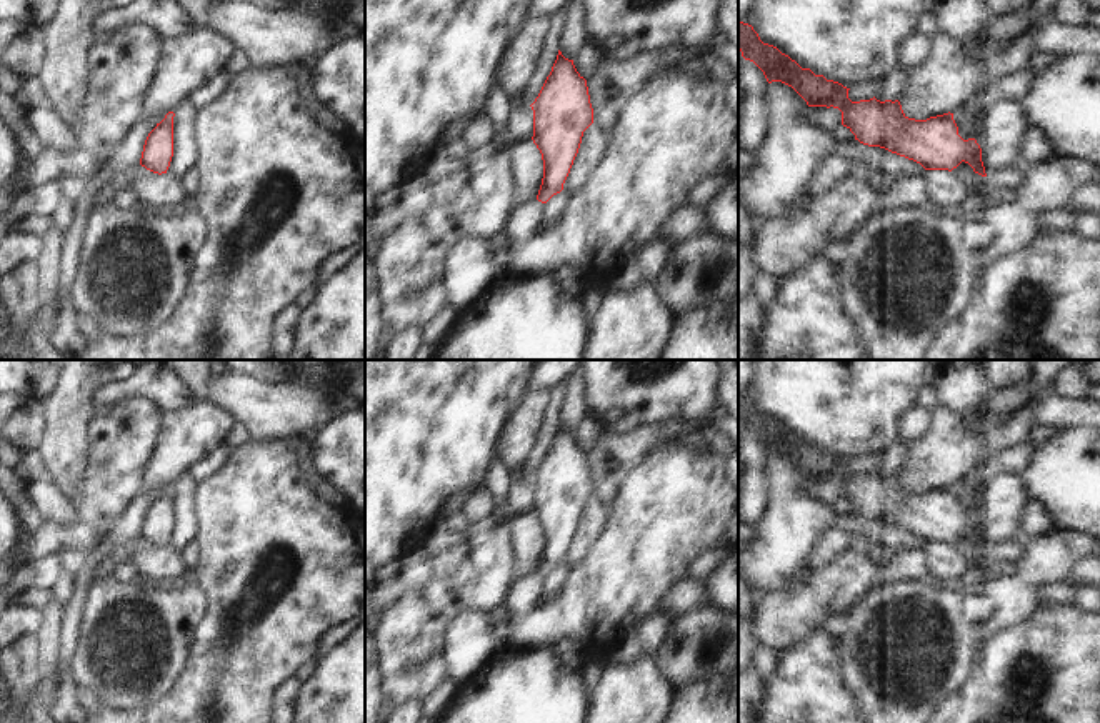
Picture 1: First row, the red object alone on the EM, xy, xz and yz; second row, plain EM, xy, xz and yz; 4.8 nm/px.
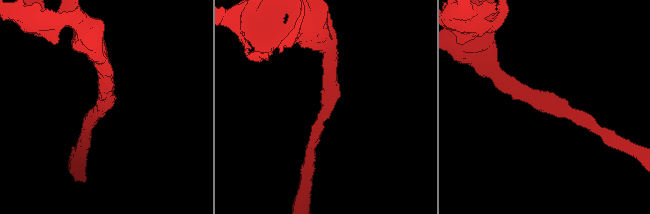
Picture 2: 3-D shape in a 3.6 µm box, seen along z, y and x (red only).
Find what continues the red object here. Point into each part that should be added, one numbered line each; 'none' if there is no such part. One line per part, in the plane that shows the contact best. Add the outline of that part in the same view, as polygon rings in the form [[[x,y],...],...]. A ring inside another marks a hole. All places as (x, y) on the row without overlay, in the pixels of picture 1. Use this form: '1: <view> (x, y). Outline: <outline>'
none

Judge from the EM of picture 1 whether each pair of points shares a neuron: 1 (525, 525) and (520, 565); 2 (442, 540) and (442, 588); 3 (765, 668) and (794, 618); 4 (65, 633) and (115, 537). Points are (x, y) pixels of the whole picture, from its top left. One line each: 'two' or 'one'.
1: one
2: two
3: two
4: one

